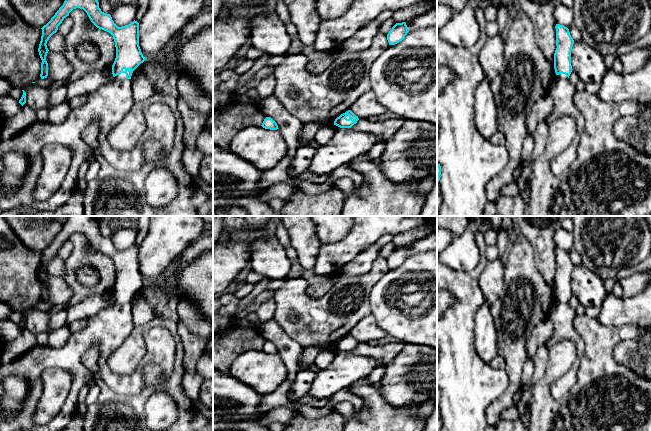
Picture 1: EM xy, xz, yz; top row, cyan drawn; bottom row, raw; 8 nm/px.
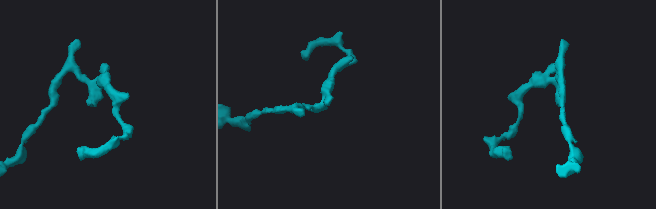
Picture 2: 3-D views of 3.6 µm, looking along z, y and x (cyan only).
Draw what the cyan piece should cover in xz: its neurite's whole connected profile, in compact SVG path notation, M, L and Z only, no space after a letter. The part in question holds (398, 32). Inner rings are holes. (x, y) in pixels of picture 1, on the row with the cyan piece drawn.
M406 22L396 23L387 34L389 45L395 45L402 41L408 32Z

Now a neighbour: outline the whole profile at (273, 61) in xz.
M277 55L277 56L271 56L269 60L267 61L267 66L277 66L281 63L283 63L286 59L286 55Z

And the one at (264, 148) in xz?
M249 126L233 137L229 151L264 172L274 168L286 155L287 144L279 129Z

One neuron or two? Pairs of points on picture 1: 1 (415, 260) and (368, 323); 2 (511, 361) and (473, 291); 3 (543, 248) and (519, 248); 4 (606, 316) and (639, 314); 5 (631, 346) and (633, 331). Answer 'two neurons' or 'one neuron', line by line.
1: two neurons
2: two neurons
3: two neurons
4: one neuron
5: two neurons

